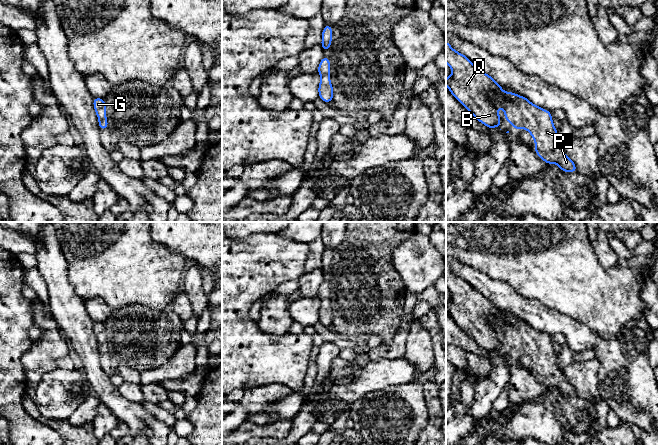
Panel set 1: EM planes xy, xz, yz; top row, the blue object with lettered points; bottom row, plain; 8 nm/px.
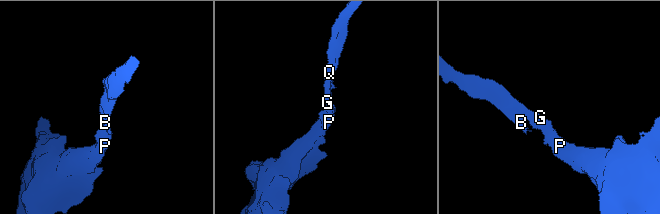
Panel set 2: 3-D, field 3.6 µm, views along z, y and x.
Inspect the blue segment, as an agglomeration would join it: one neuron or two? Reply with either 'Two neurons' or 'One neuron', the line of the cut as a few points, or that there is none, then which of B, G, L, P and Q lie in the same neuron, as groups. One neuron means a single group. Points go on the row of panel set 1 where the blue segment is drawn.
One neuron. No split. Groups: B G L P Q

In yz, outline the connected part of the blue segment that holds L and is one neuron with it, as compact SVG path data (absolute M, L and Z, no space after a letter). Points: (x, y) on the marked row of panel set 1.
M446 41L446 63L452 74L446 79L450 93L475 118L489 129L500 129L497 110L503 108L505 119L514 129L526 129L535 141L535 152L547 164L557 164L563 172L577 172L558 141L551 112L532 104L513 92L504 92L499 83L455 51Z

